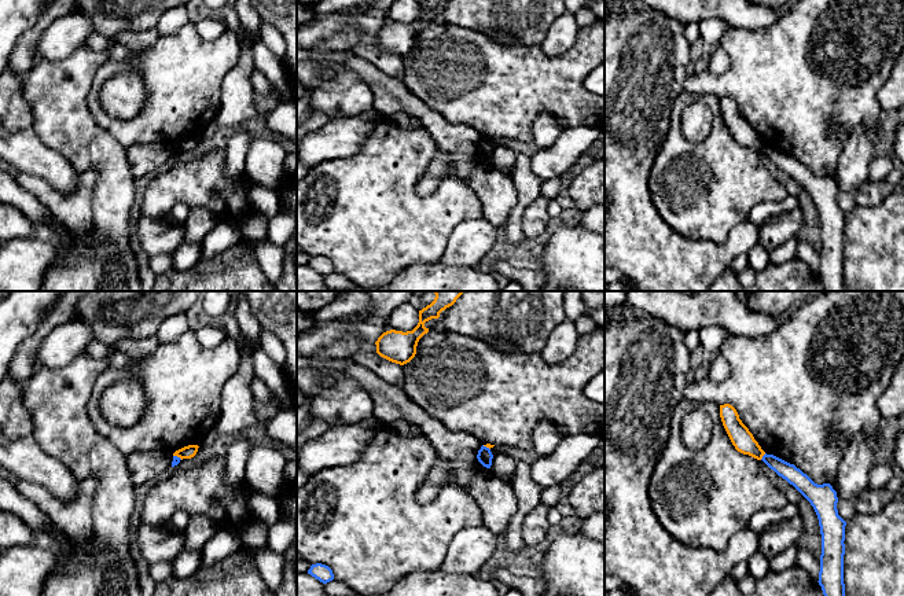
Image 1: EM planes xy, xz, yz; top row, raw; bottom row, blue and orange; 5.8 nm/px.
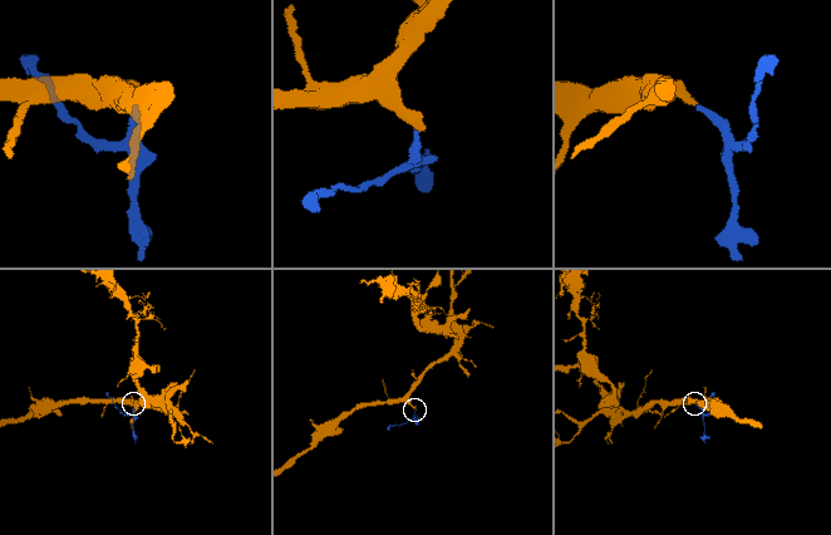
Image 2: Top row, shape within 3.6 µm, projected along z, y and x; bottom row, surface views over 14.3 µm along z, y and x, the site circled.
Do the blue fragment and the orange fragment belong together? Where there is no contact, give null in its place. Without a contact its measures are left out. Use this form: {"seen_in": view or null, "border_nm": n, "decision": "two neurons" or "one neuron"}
{"seen_in": "yz", "border_nm": 50, "decision": "two neurons"}

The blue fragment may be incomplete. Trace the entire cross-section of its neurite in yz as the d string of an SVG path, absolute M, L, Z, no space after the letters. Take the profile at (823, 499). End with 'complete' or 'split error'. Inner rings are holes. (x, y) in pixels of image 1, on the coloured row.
M773 455L761 459L779 477L793 485L813 507L820 526L822 555L819 585L824 596L845 596L844 555L846 522L838 515L837 492L830 483L817 485L794 464Z; complete

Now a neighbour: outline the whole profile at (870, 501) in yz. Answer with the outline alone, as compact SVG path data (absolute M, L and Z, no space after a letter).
M893 477L892 481L879 490L866 489L855 500L855 509L859 514L875 514L879 512L888 501L900 490L903 479Z

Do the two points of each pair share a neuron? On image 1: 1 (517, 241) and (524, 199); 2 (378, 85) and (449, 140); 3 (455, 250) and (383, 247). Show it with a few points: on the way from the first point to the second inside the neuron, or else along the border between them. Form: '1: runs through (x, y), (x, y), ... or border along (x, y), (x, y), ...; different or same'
1: runs through (515, 231), (515, 216), (520, 209); same
2: runs through (396, 98), (415, 106), (433, 122); same
3: border along (460, 221), (452, 231), (444, 254), (437, 261); different

